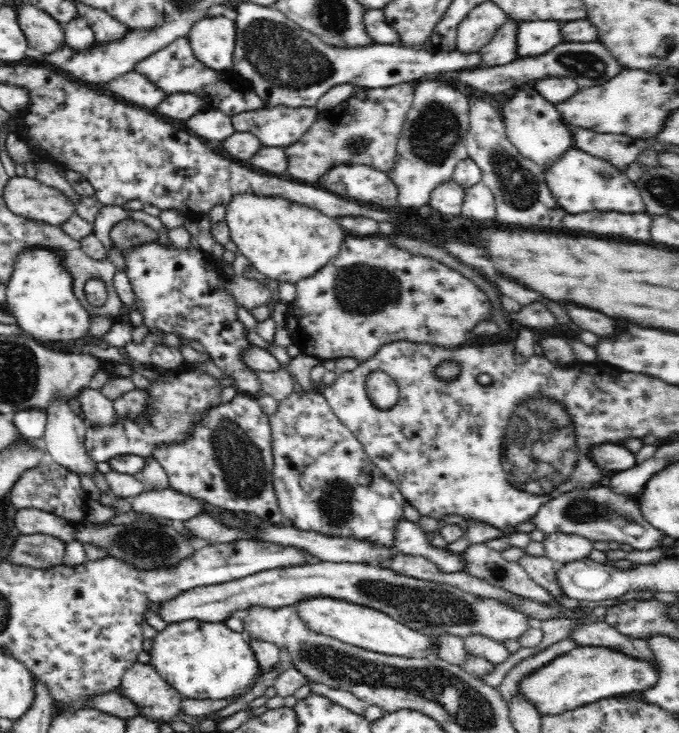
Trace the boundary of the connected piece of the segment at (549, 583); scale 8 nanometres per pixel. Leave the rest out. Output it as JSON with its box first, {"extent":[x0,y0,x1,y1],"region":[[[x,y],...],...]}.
{"extent":[517,553,565,600],"region":[[[525,553],[517,563],[524,568],[524,571],[528,573],[533,582],[550,591],[550,595],[554,599],[558,600],[560,597],[565,596],[558,581],[556,581],[558,565],[555,561],[546,556],[532,556]]]}

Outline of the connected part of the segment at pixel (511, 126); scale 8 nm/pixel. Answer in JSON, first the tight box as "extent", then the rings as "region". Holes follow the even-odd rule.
{"extent":[501,85,574,169],"region":[[[532,85],[515,89],[509,94],[508,100],[510,102],[506,102],[501,115],[509,141],[520,151],[522,156],[547,169],[566,150],[574,148],[572,134],[570,134],[568,126],[562,122],[560,112],[554,108],[554,104],[550,104],[536,90],[532,90]],[[524,88],[528,88],[528,90],[524,90]]]}

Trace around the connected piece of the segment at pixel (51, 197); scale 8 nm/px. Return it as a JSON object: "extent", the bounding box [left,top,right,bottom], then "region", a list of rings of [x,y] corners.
{"extent":[3,176,76,227],"region":[[[26,176],[10,178],[3,197],[14,214],[57,227],[76,214],[76,205],[64,193]]]}

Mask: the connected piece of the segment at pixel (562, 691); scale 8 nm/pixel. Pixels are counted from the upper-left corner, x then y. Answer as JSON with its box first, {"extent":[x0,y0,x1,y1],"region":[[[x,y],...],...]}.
{"extent":[518,646,659,716],"region":[[[580,646],[562,654],[521,680],[518,693],[539,708],[541,716],[560,716],[582,705],[653,687],[659,672],[650,661],[605,646]]]}

